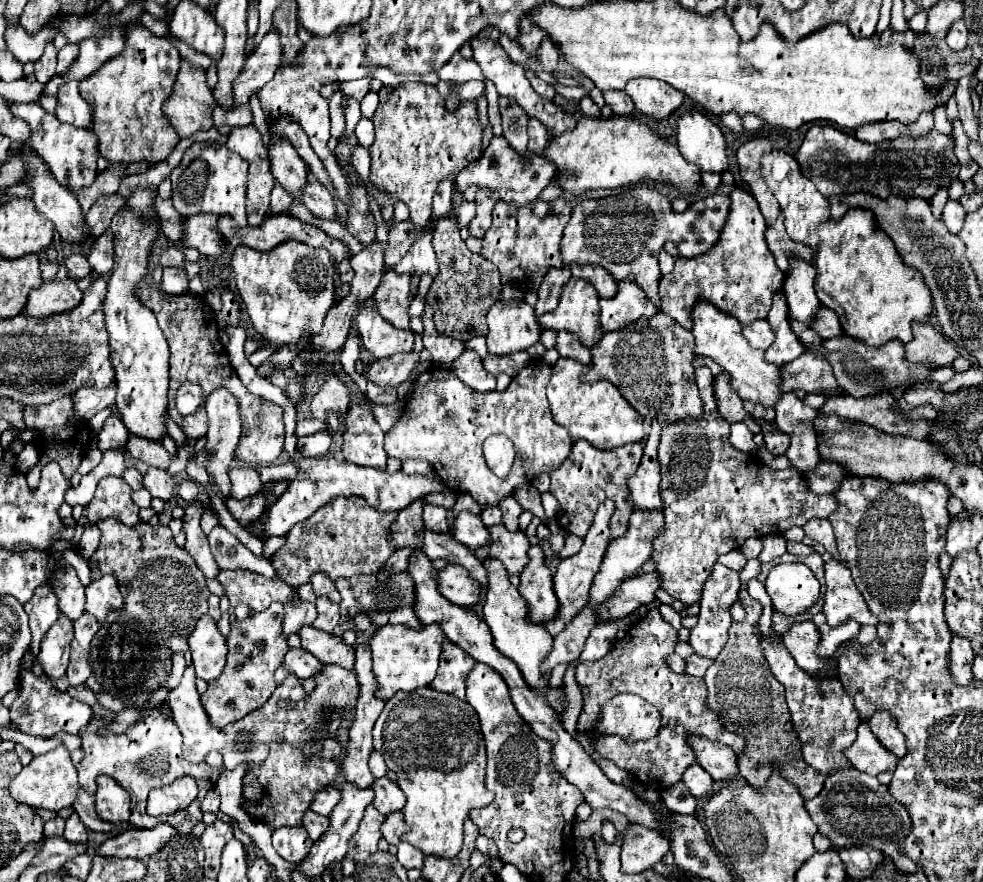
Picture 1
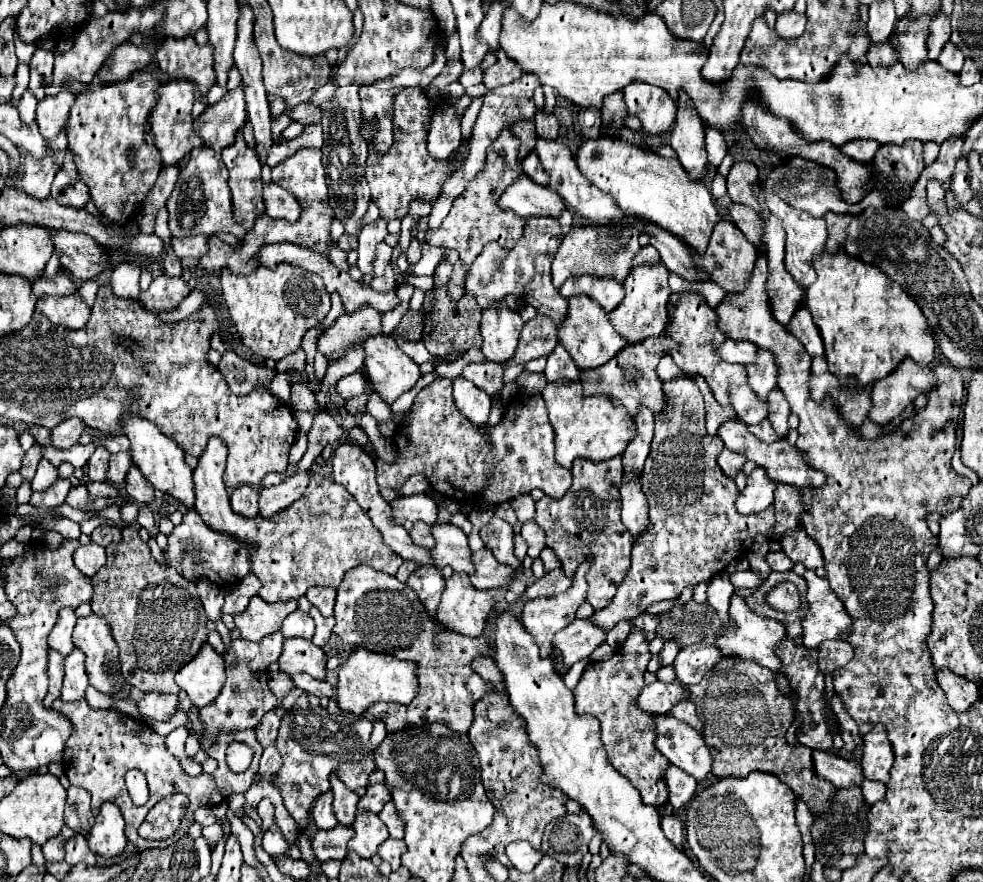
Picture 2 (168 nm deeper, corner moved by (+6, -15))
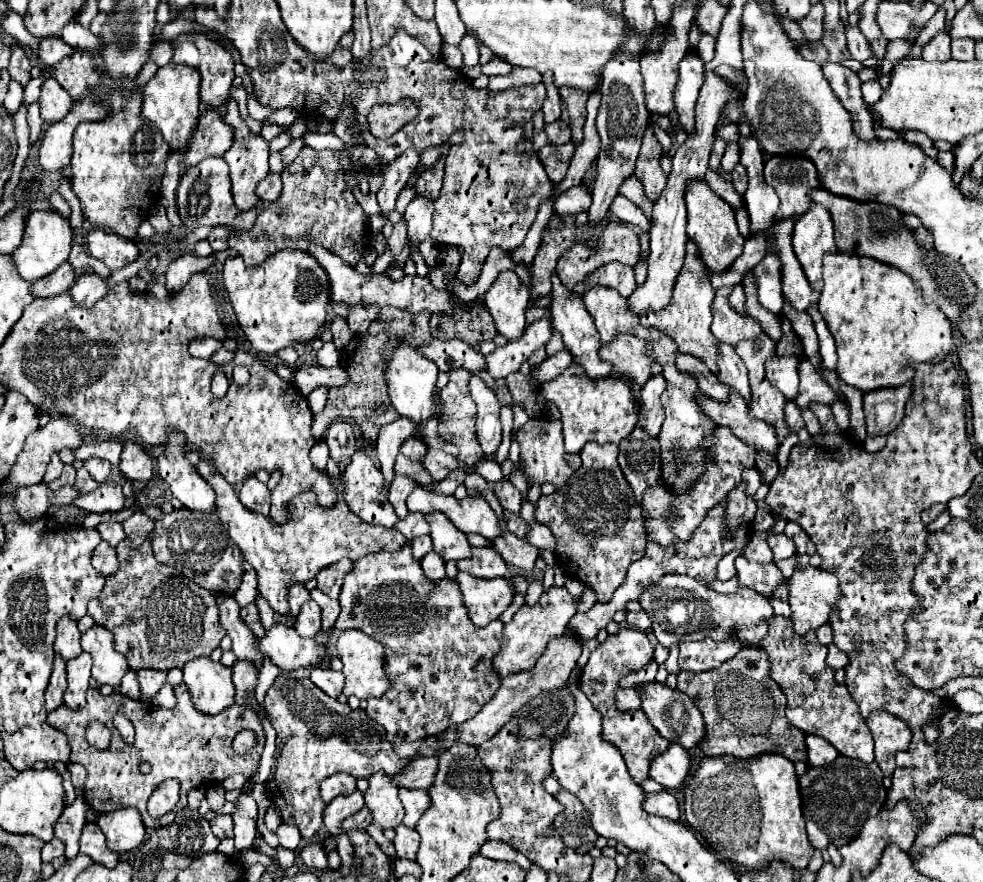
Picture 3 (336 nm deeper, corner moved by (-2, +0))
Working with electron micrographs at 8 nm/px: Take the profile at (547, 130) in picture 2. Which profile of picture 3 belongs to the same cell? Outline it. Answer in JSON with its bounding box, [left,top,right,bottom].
[545,120,571,146]

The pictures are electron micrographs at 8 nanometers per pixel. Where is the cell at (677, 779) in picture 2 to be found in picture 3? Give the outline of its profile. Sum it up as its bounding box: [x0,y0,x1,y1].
[649,744,691,790]

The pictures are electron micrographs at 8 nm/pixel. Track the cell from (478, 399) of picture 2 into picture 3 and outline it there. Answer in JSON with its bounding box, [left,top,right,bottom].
[469,376,501,456]

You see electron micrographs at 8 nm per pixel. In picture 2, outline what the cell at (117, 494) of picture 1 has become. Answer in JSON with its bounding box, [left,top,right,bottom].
[91,525,121,547]

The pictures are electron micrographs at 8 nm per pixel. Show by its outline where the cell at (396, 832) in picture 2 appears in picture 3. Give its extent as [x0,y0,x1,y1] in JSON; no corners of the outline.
[399,788,429,828]

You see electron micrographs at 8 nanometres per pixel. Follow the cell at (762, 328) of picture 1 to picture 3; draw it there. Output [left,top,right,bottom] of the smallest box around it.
[711,288,761,346]

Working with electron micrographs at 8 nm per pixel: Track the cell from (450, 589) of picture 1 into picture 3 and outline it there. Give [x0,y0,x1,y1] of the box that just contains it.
[455,572,513,626]

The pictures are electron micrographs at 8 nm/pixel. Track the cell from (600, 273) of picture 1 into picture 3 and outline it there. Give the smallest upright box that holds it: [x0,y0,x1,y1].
[573,262,635,298]

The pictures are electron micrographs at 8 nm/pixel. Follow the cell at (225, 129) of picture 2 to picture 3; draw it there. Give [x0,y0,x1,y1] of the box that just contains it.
[185,110,233,168]

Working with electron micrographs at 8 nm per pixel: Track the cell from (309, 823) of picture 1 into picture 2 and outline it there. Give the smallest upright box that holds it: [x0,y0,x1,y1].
[313,827,353,861]

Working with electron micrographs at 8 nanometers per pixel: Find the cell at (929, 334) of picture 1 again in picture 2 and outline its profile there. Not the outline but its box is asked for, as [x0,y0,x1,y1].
[869,359,935,425]

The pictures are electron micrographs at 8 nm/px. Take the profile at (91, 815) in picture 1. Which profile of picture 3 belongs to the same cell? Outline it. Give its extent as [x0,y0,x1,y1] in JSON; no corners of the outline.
[69,764,87,790]

